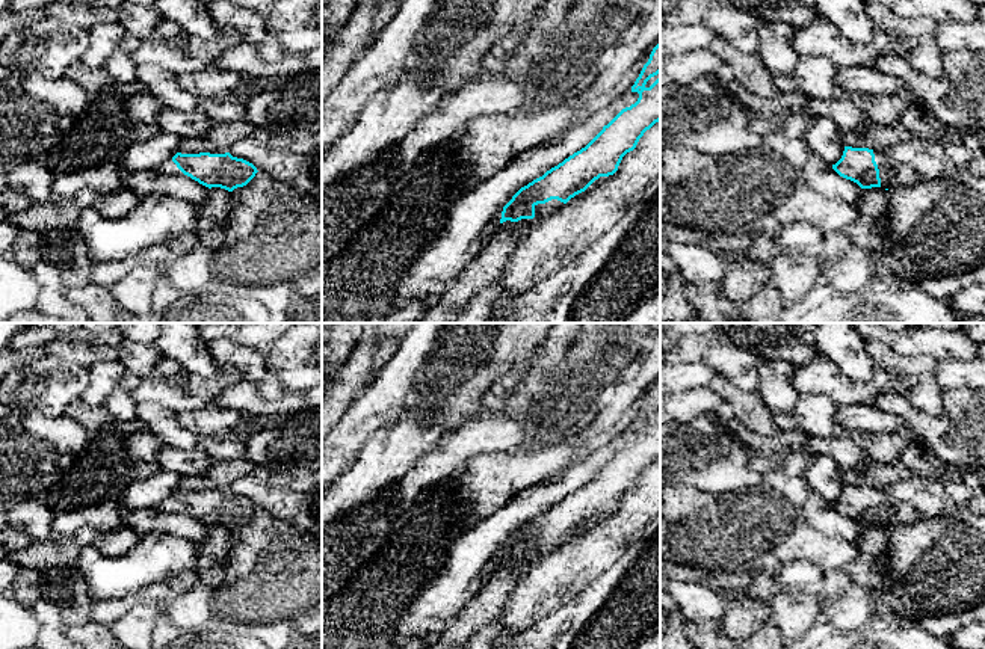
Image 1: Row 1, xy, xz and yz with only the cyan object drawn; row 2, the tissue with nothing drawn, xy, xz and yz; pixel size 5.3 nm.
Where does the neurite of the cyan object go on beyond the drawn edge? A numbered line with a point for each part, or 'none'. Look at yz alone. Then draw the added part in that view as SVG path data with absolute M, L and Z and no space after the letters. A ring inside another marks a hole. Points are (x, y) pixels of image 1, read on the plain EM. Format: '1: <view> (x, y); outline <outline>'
1: yz (893, 512); outline M875 489L875 500L879 507L881 525L896 527L900 524L911 524L920 519L919 513L906 503L894 498L885 489Z

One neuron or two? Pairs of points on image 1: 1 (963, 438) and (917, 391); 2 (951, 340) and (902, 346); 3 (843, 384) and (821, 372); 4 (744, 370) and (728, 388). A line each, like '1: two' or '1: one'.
1: two
2: one
3: one
4: two

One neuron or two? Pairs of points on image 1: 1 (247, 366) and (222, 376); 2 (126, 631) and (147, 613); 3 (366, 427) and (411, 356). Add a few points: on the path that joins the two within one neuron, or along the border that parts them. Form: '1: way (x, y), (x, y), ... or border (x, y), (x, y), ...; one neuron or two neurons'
1: border (222, 366), (231, 366), (242, 378); two neurons
2: way (130, 630), (142, 618); one neuron
3: way (375, 409), (398, 375); one neuron

